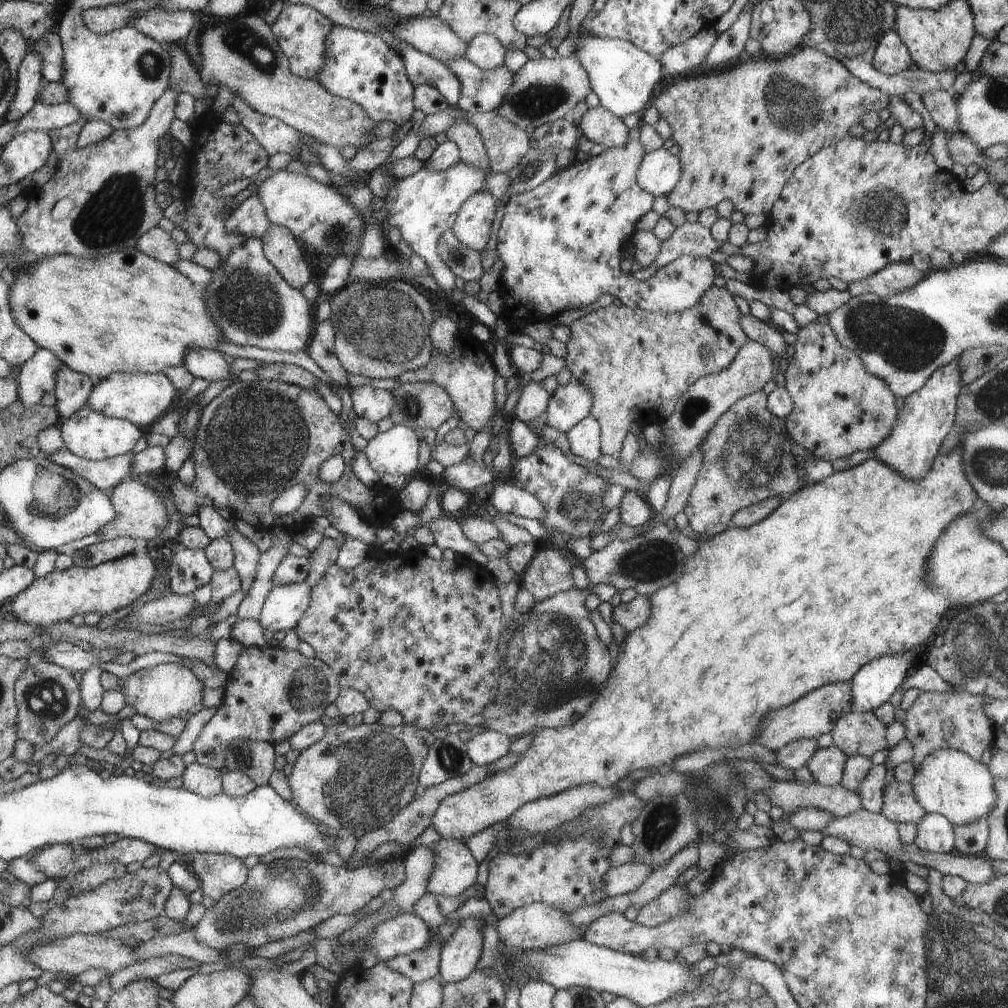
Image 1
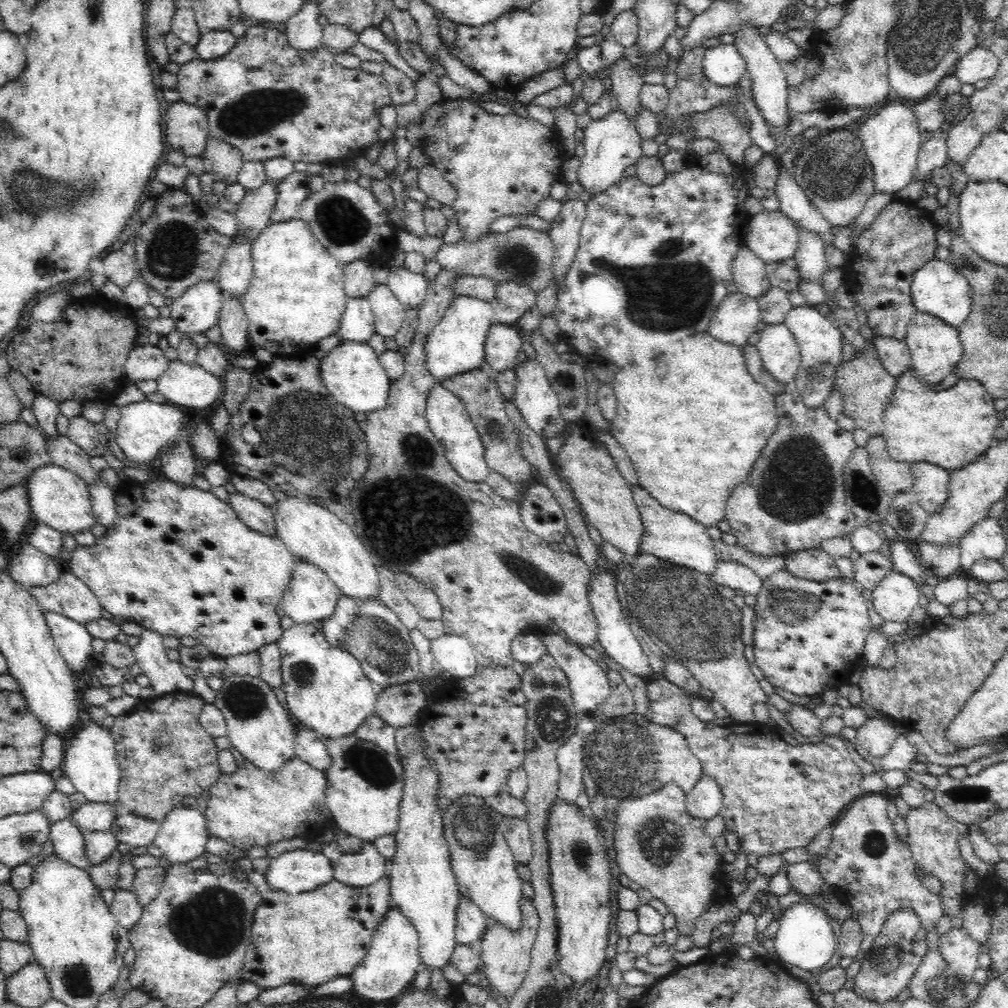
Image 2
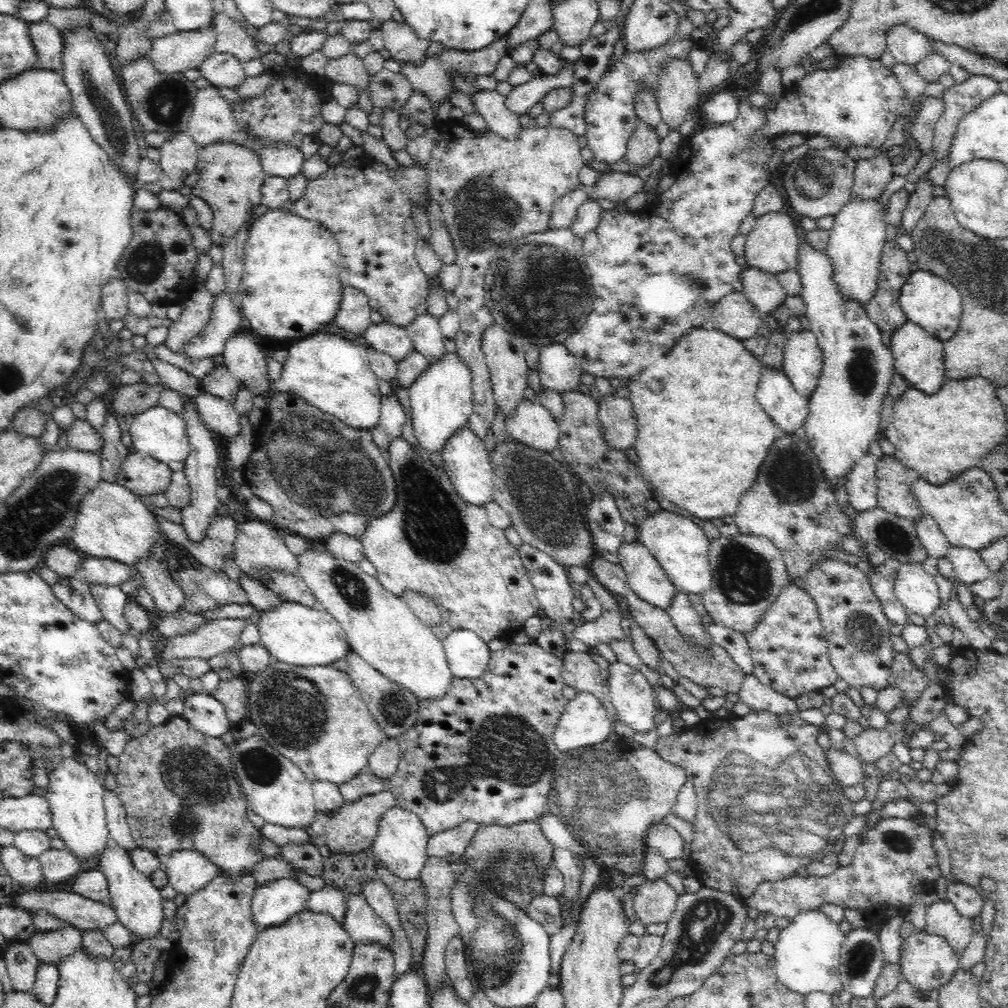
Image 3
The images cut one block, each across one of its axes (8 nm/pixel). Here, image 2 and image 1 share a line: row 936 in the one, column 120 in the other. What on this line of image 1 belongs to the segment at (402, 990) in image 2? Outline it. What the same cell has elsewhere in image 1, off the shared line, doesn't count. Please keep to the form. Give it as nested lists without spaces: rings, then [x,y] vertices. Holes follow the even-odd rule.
[[[114,373],[96,384],[88,406],[105,416],[127,420],[141,428],[142,431],[146,431],[155,420],[163,416],[163,410],[167,410],[173,396],[175,396],[175,388],[171,386],[169,378],[162,373]]]

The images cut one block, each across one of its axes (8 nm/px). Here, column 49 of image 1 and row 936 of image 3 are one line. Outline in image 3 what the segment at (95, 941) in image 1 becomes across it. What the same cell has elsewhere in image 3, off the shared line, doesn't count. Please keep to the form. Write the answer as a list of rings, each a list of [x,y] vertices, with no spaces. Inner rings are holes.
[[[950,901],[933,902],[926,910],[924,934],[942,936],[956,953],[962,953],[973,936],[971,918],[962,916]]]

